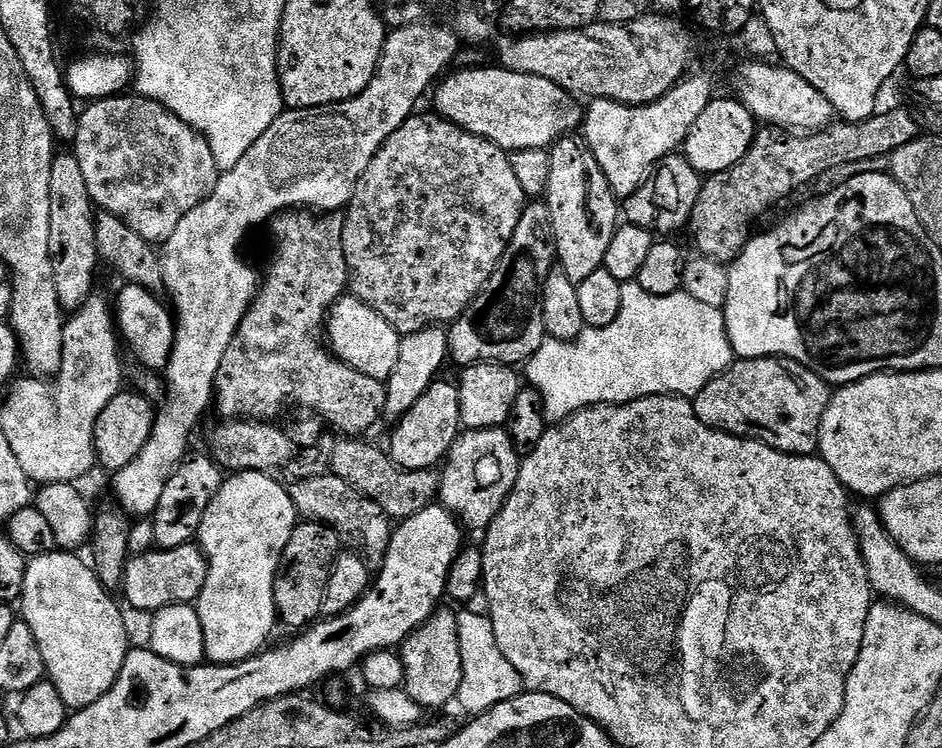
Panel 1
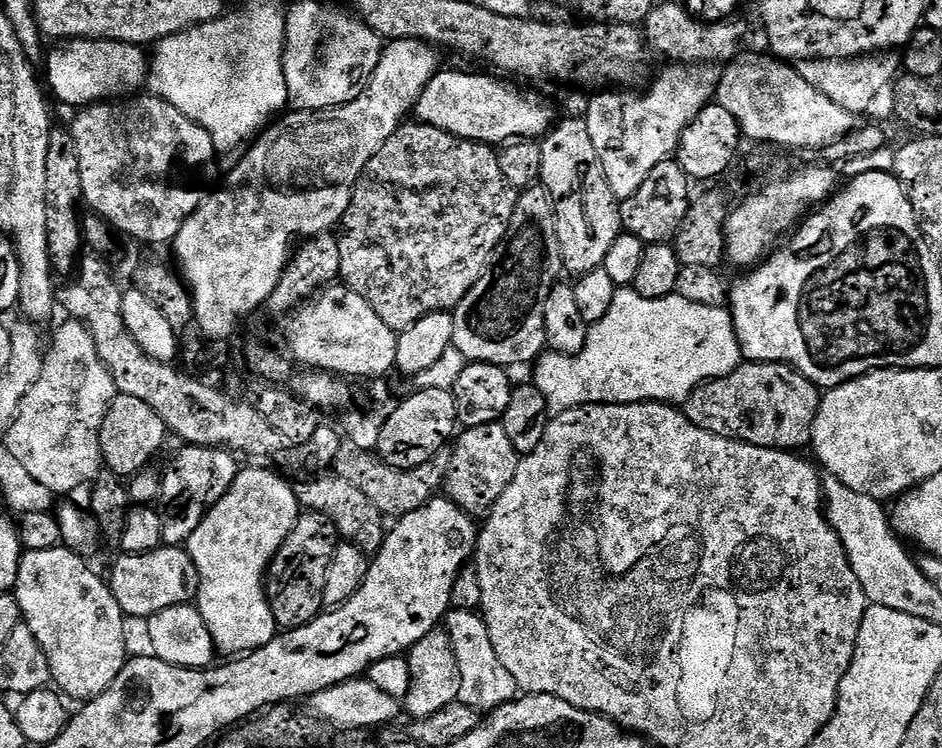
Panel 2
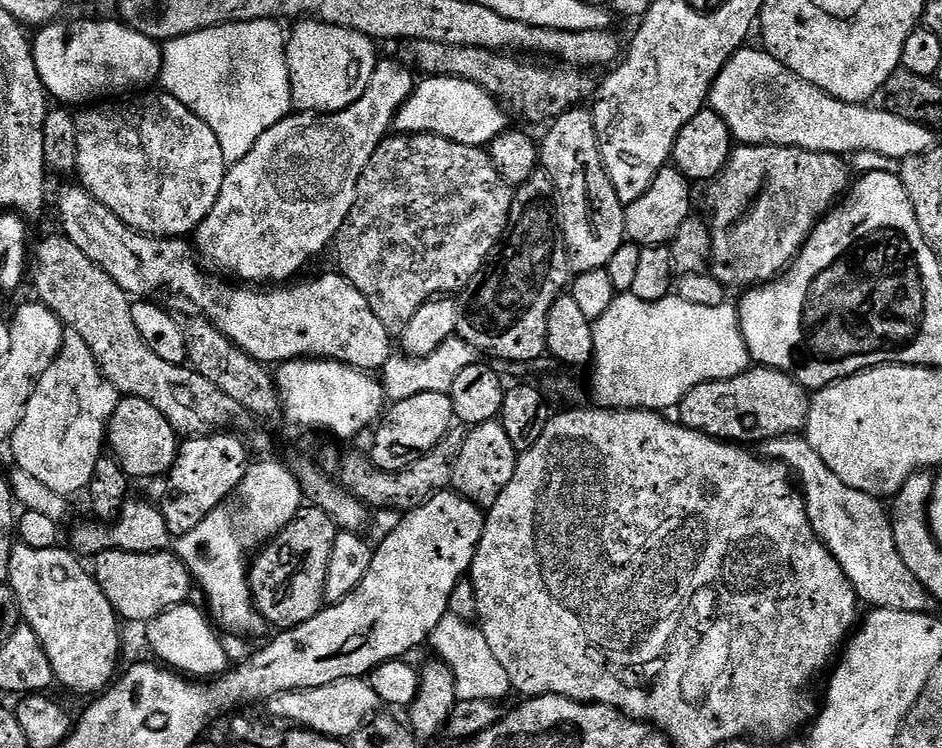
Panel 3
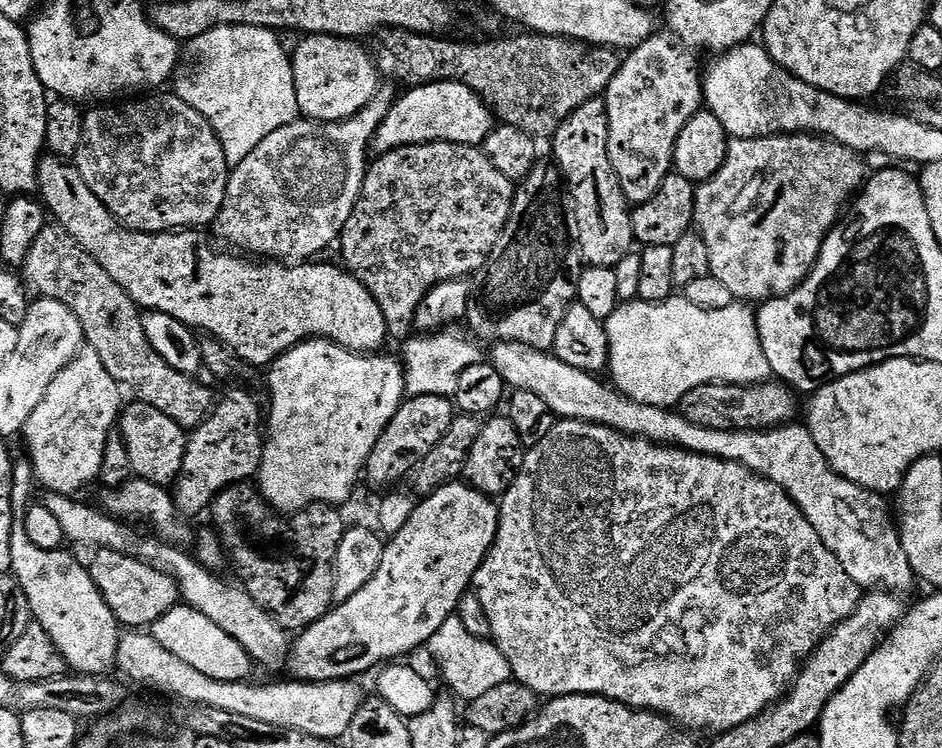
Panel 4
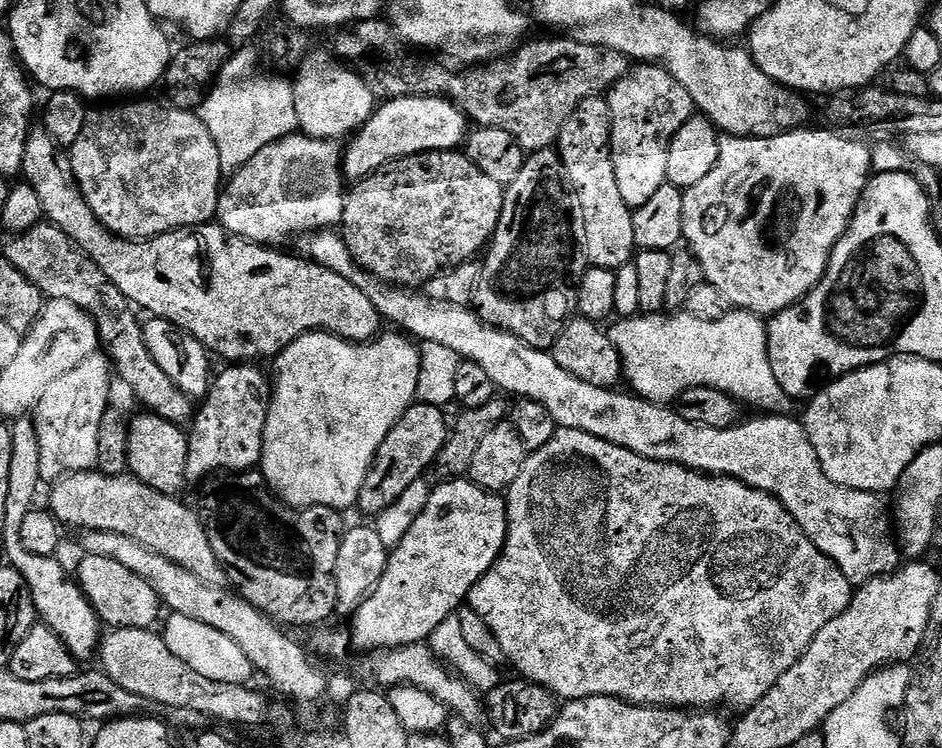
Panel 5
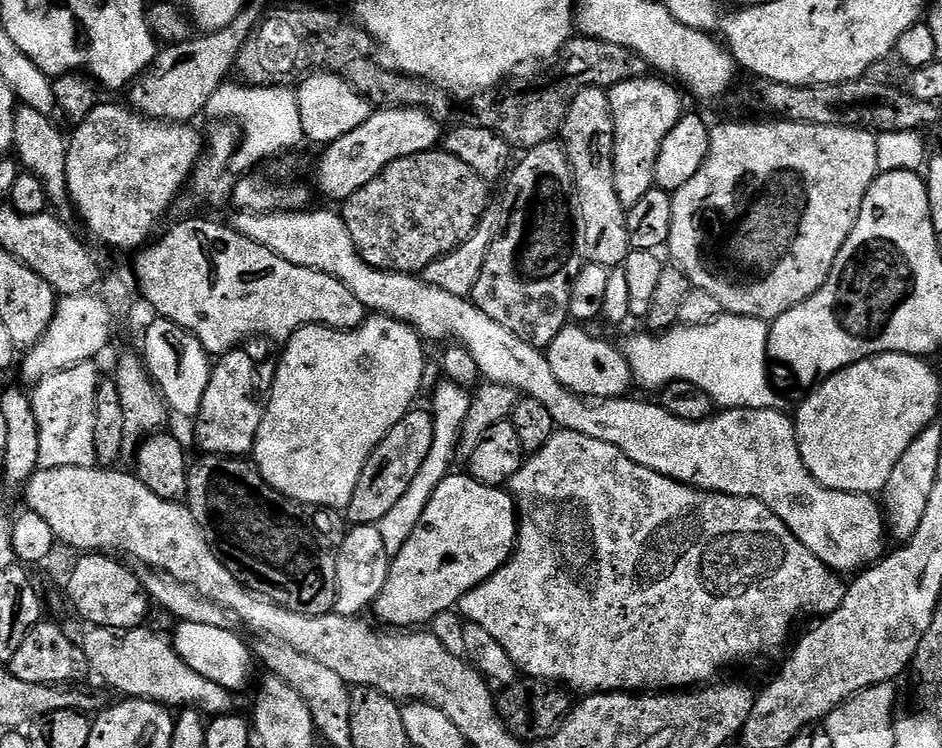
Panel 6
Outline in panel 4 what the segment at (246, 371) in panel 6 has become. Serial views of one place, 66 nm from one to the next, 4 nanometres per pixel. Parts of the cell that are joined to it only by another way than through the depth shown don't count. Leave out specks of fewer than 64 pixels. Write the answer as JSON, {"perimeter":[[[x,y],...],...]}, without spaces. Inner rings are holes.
{"perimeter":[[[232,388],[217,399],[214,411],[204,417],[197,428],[187,433],[188,445],[179,476],[174,485],[176,511],[181,517],[200,516],[209,511],[215,496],[229,484],[251,481],[259,473],[264,453],[262,408],[248,392]]]}

